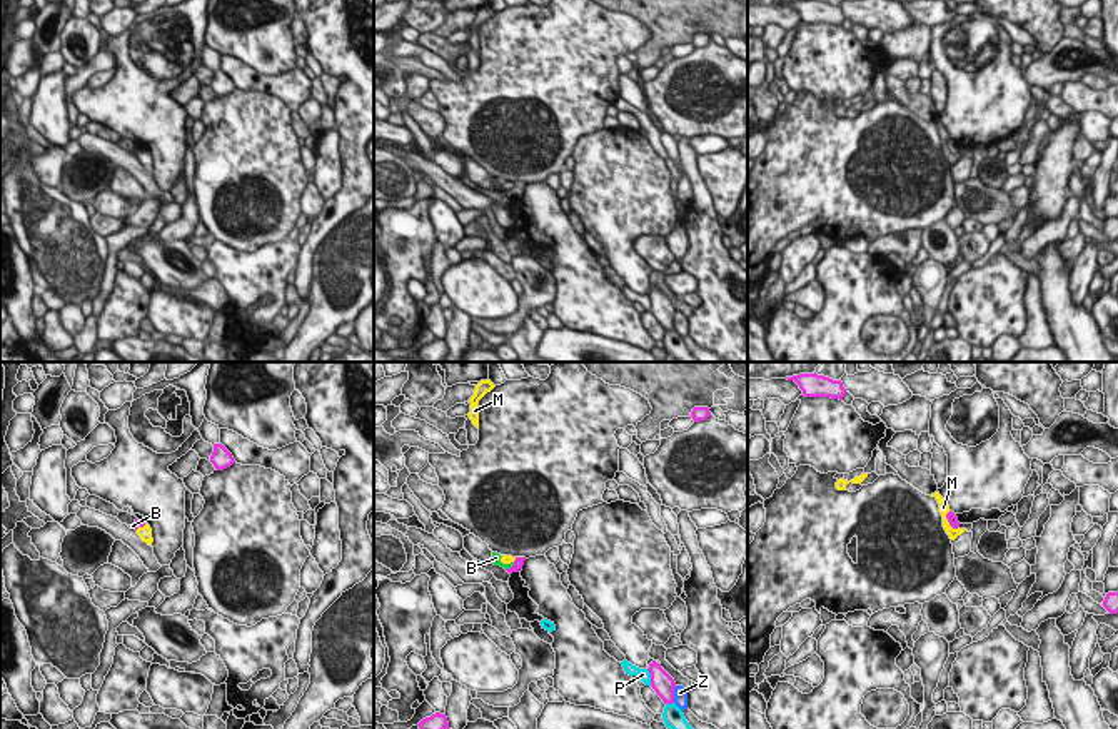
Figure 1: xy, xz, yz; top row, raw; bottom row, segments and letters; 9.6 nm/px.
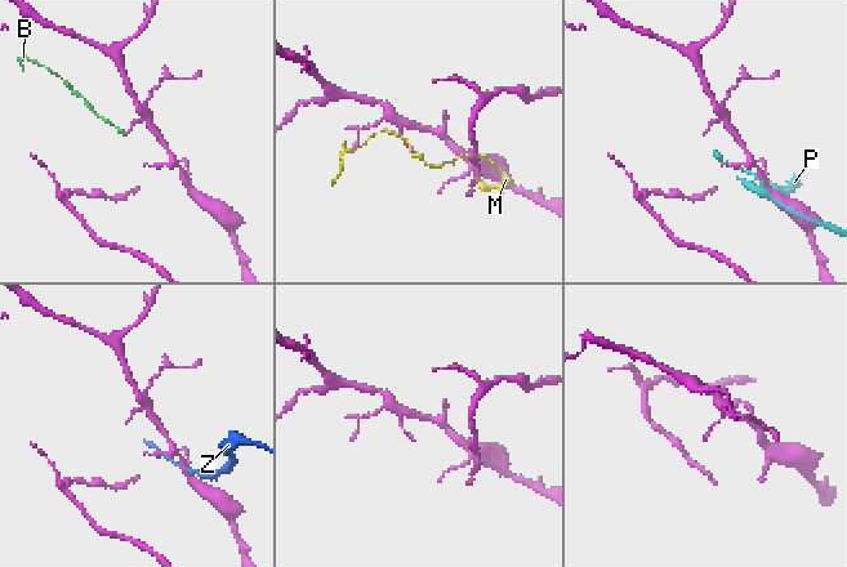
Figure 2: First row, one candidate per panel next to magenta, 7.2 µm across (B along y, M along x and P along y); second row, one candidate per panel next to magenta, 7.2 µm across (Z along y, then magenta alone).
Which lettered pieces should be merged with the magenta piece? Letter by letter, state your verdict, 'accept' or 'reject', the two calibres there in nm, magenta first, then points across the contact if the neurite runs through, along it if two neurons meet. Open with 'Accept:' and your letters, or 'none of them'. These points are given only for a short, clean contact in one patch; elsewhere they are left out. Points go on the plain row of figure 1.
Accept: B
B: accept | 100/100 nm | across xz (518, 191), (511, 194), (503, 192), (496, 184)
M: reject | 100/100 nm
P: reject | 200/120 nm
Z: reject | 200/130 nm | along xz (676, 312), (673, 327)

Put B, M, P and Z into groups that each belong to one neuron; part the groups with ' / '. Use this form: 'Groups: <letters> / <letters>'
Groups: B / M / P / Z

